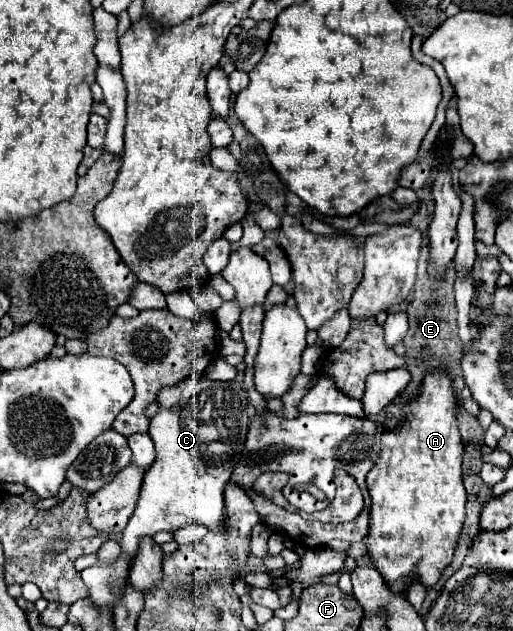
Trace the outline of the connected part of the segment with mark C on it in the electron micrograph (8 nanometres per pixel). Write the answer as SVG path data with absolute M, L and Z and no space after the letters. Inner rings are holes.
M192 374L168 390L158 394L160 412L152 418L150 438L156 446L156 460L144 474L140 498L128 526L120 538L120 556L114 562L98 562L82 570L82 580L88 588L88 600L98 610L114 610L122 590L126 588L130 564L144 536L154 536L162 530L176 532L188 524L204 524L212 532L226 530L224 484L232 476L232 466L240 460L248 434L248 396L240 382L212 382L202 374ZM204 404L212 404L212 420L202 418Z

